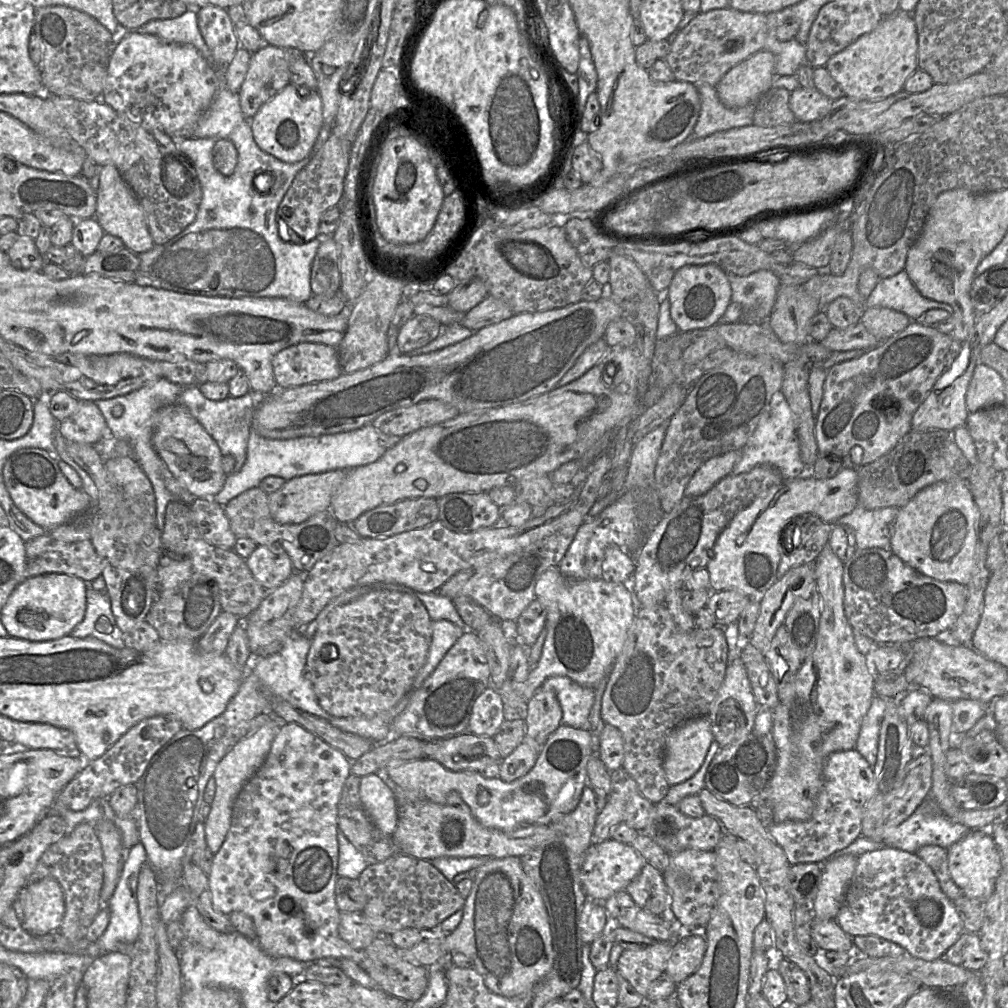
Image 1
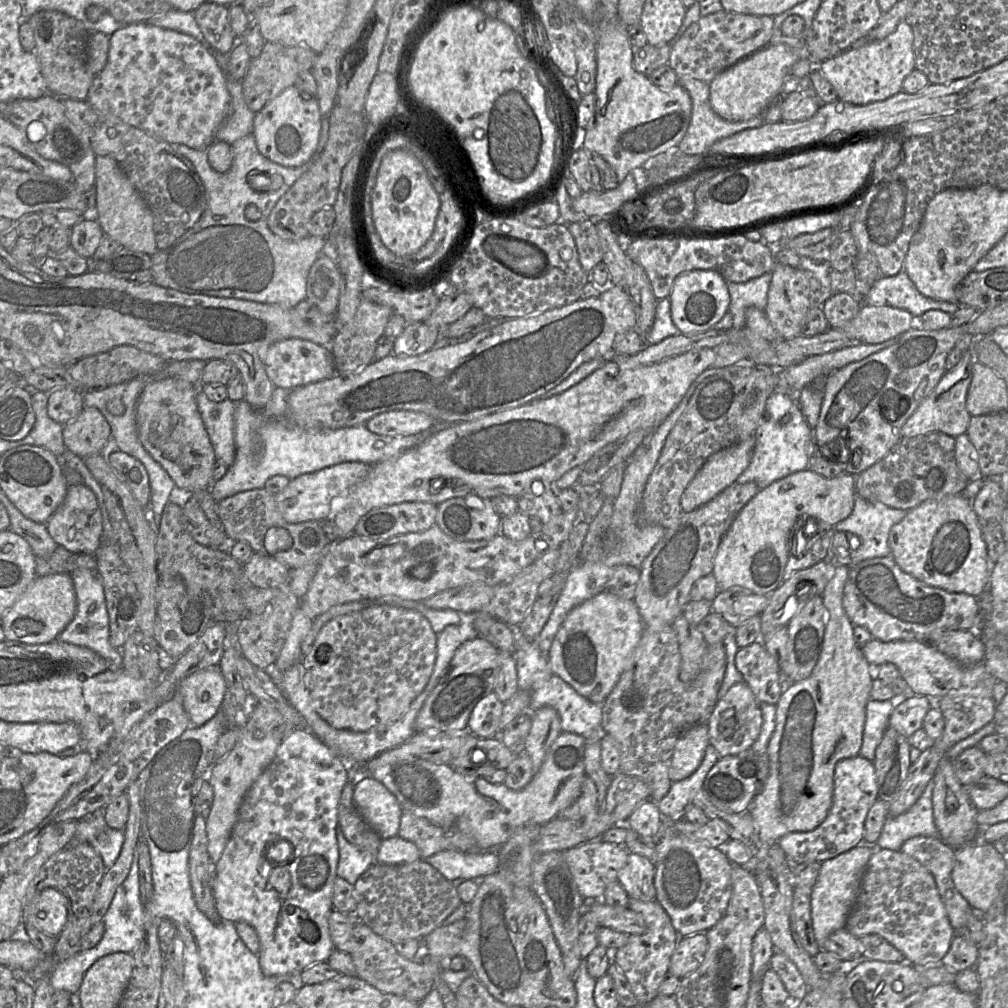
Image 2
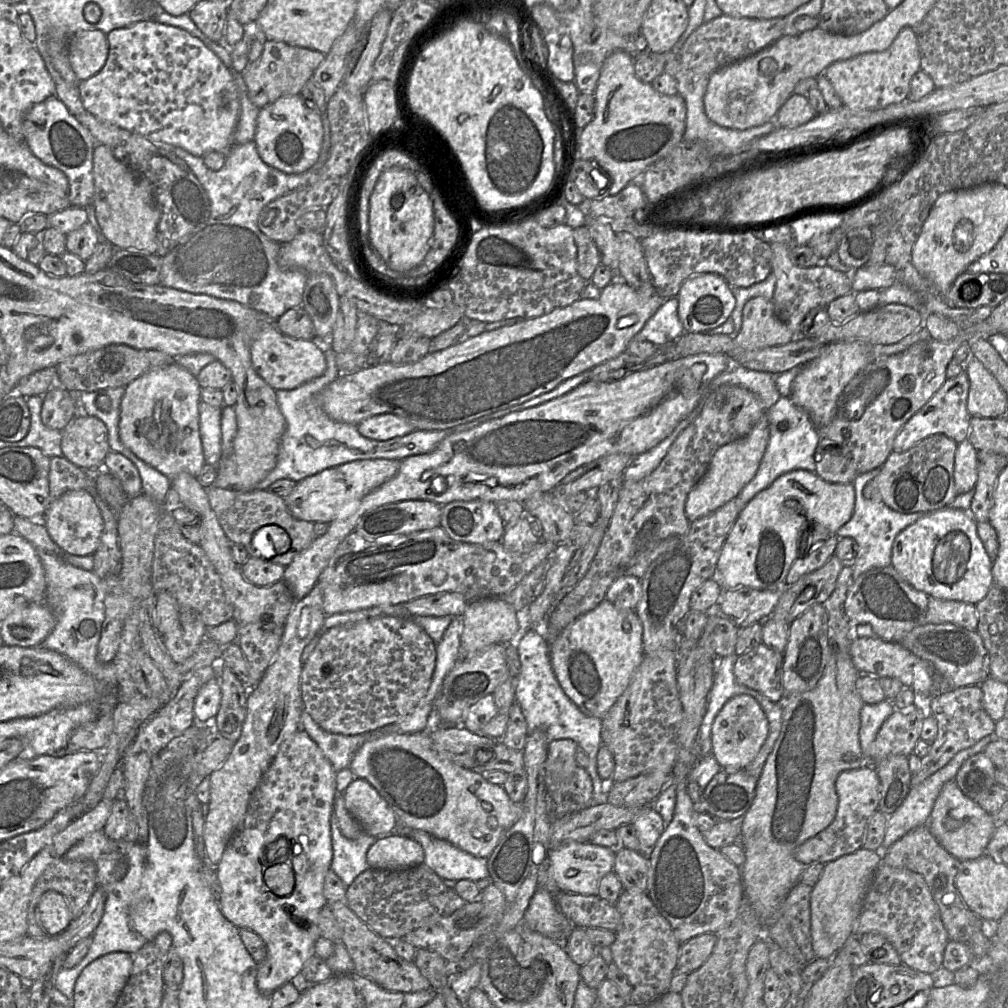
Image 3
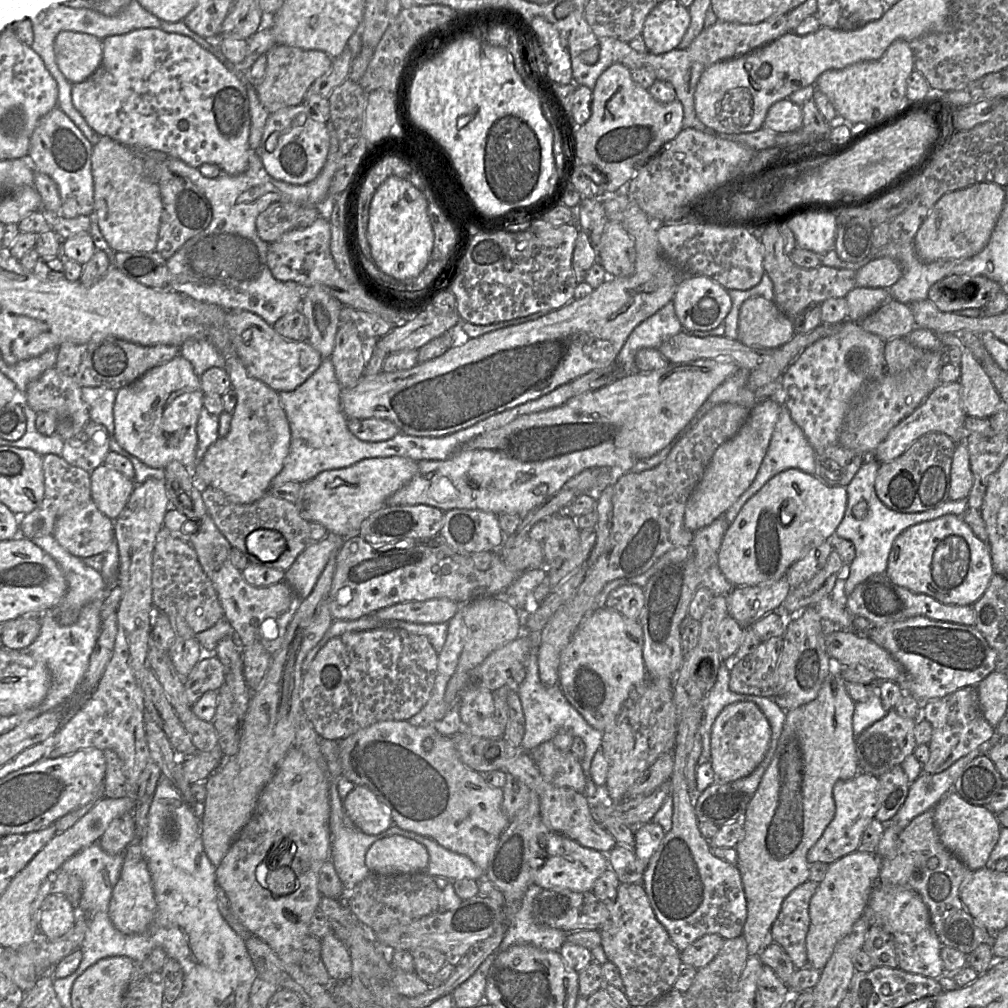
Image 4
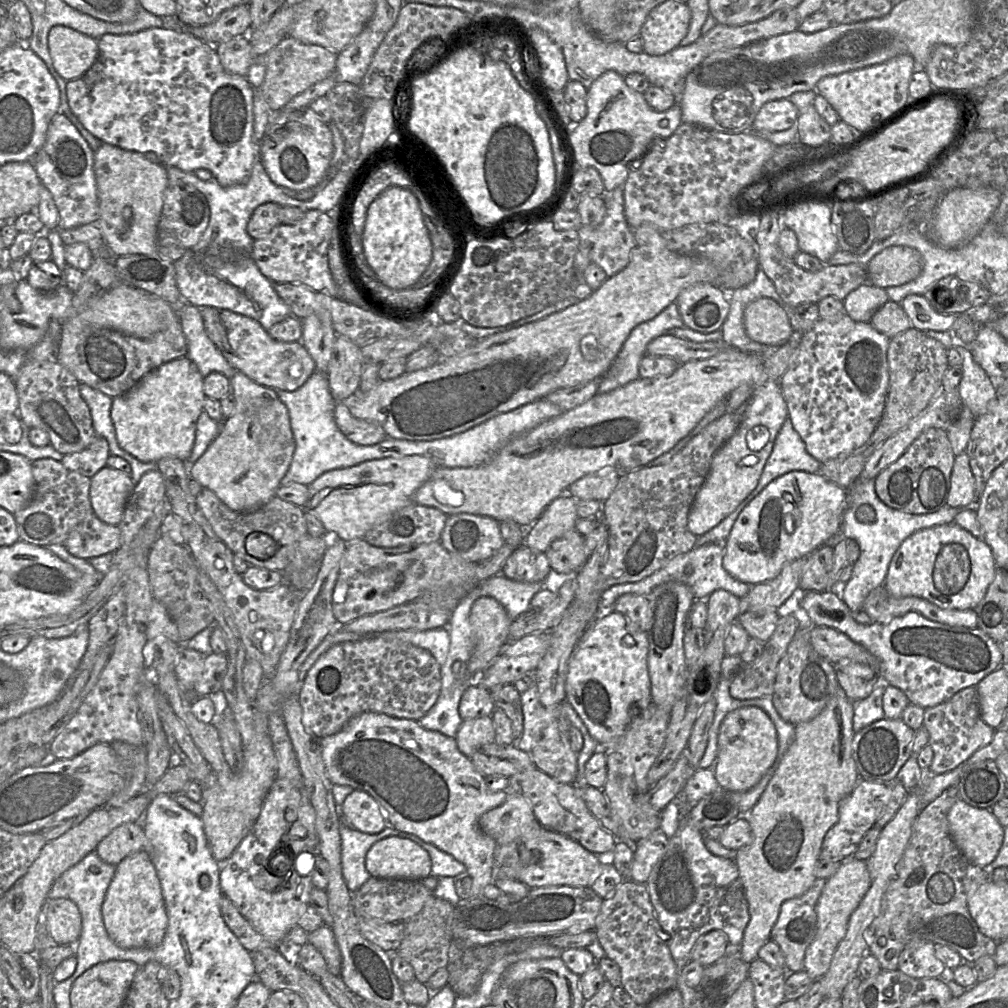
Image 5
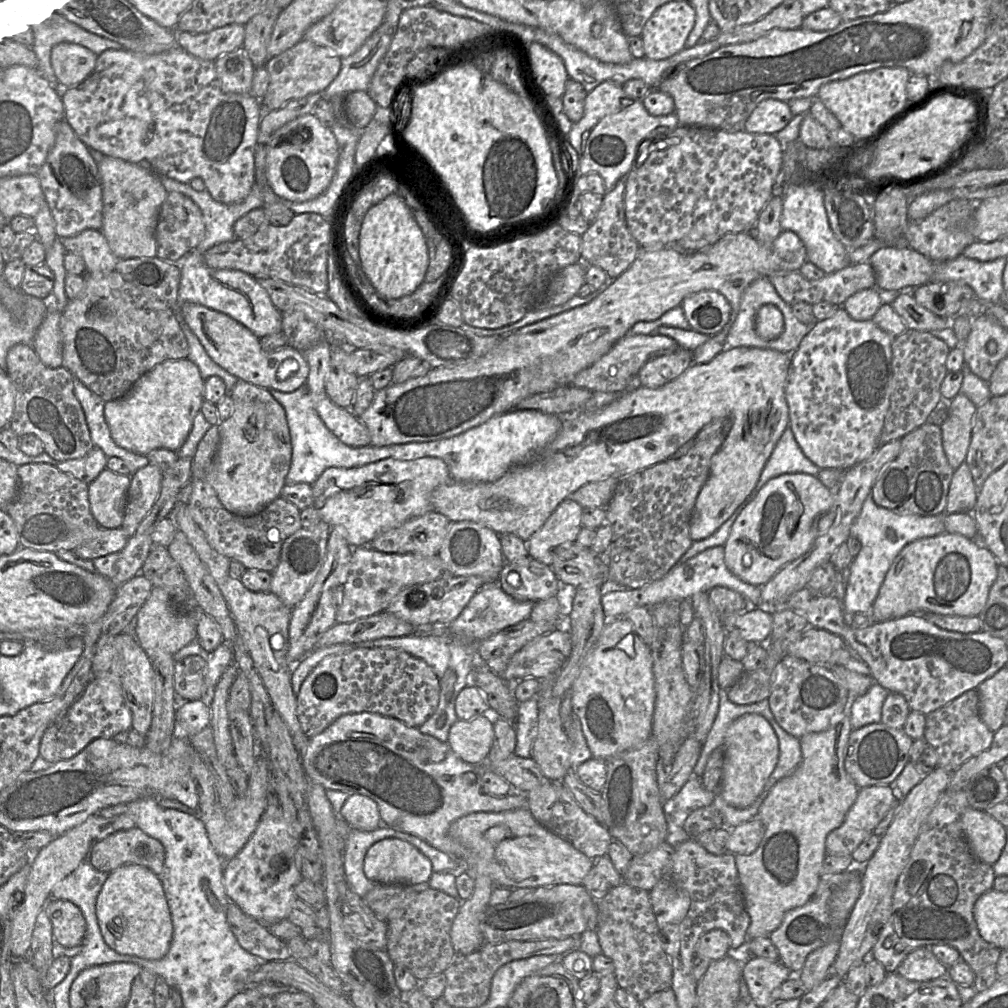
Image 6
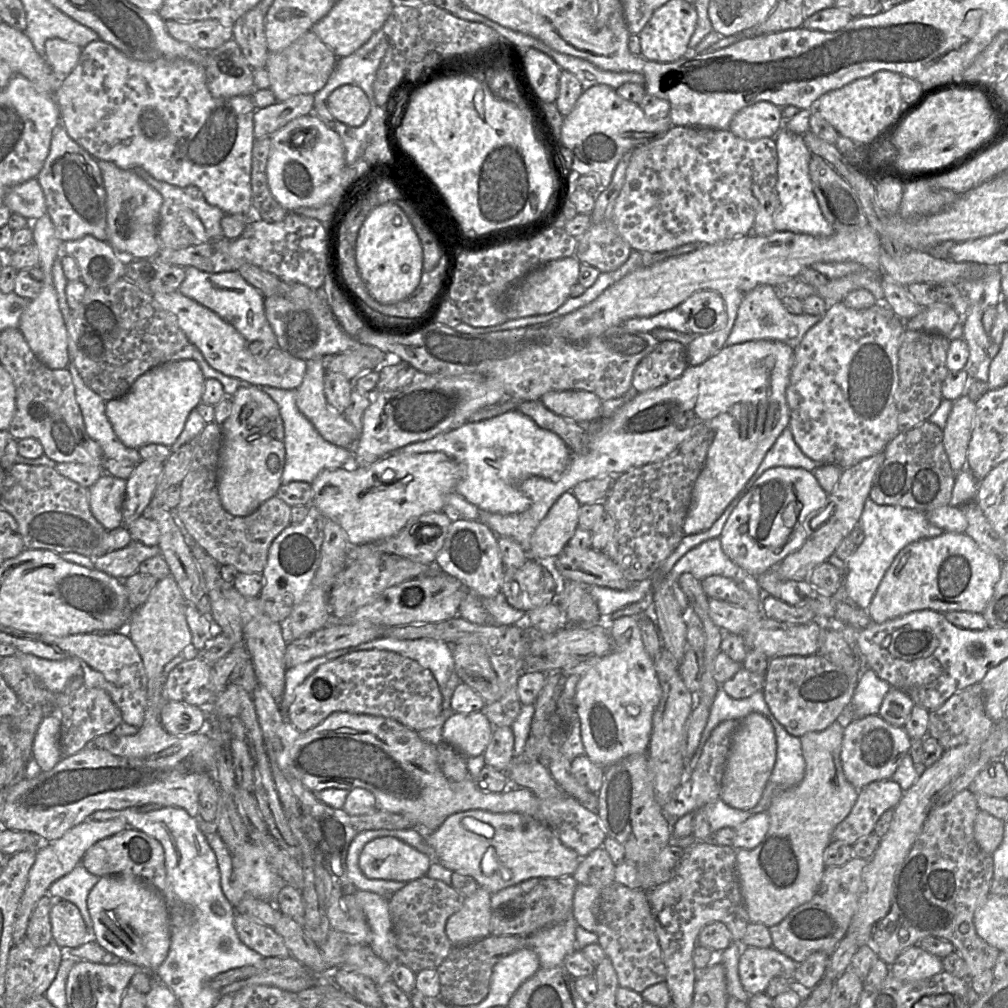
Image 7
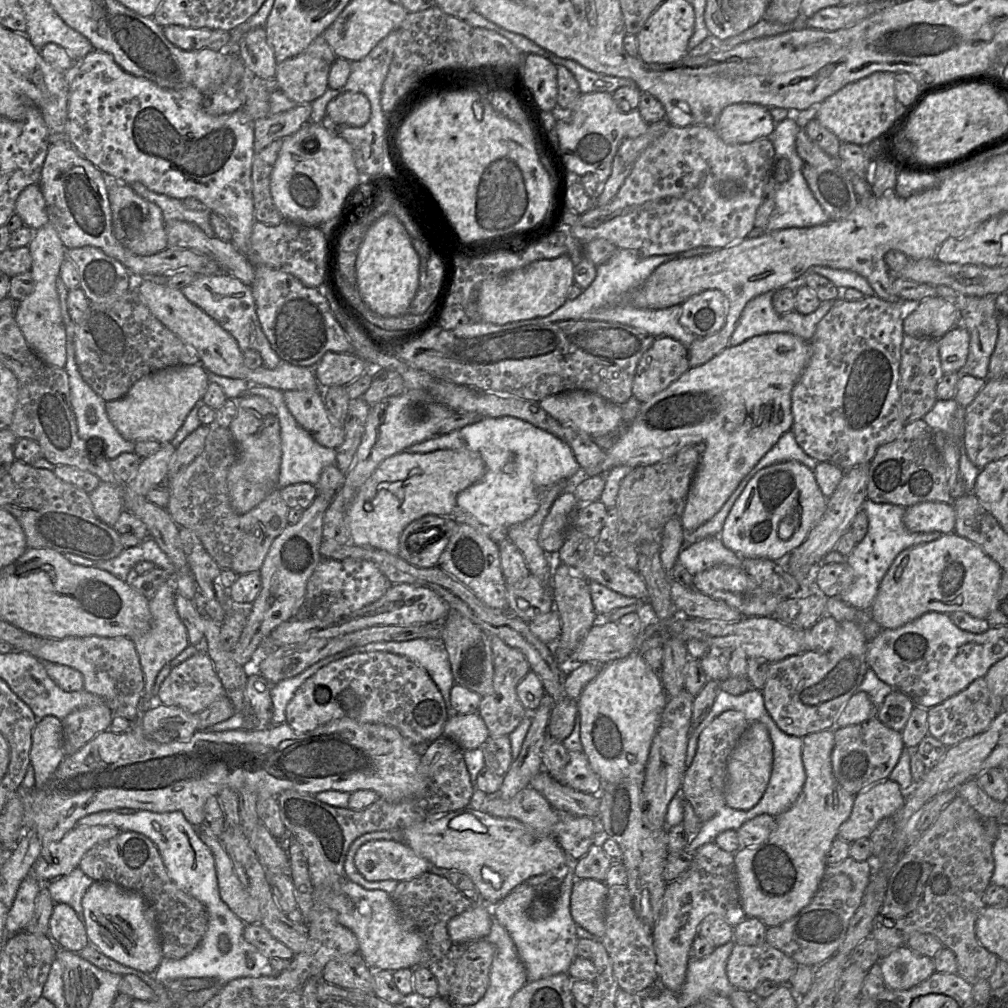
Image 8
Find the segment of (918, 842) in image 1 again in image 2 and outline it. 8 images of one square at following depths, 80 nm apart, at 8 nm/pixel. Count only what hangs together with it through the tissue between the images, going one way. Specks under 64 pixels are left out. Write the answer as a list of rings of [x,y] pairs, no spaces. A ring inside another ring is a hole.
[[[931,779],[916,803],[905,813],[896,817],[888,817],[878,839],[880,849],[899,851],[905,841],[916,836],[939,837],[933,818],[932,794],[935,787]]]

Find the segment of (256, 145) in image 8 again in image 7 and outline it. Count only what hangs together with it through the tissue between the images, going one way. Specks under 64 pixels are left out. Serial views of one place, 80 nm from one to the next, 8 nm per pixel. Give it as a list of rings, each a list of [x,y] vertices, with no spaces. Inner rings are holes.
[[[299,94],[254,113],[254,141],[269,137],[290,121],[313,113],[314,94]]]

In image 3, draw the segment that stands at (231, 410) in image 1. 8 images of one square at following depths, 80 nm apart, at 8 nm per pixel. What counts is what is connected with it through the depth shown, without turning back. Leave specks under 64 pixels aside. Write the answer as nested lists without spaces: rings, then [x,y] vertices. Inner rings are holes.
[[[200,401],[199,428],[205,464],[217,465],[222,454],[222,407],[213,407]]]

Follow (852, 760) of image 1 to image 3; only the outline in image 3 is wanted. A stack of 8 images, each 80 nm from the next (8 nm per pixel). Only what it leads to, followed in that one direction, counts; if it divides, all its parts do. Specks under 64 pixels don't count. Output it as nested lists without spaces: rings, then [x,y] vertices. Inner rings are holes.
[[[871,765],[841,772],[835,782],[837,809],[833,821],[823,831],[800,845],[794,853],[797,861],[804,865],[827,864],[860,849],[865,837],[868,821],[879,808],[880,781]]]

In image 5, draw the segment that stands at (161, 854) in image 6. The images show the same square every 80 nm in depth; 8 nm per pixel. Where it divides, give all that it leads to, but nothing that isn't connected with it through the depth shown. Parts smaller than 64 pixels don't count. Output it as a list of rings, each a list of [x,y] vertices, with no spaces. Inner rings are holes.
[[[136,822],[116,827],[95,849],[102,861],[115,866],[128,855],[142,850],[150,854],[151,845],[141,824]]]

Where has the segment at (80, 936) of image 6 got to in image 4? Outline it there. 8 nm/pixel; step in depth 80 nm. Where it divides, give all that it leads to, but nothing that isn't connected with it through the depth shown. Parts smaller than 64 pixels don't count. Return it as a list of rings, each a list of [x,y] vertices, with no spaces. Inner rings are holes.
[[[48,895],[41,905],[39,914],[41,938],[61,938],[73,928],[77,918],[77,910],[64,895]]]

